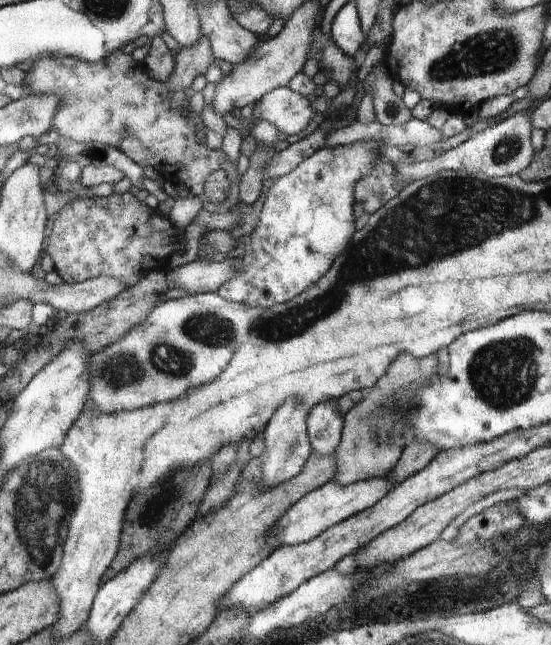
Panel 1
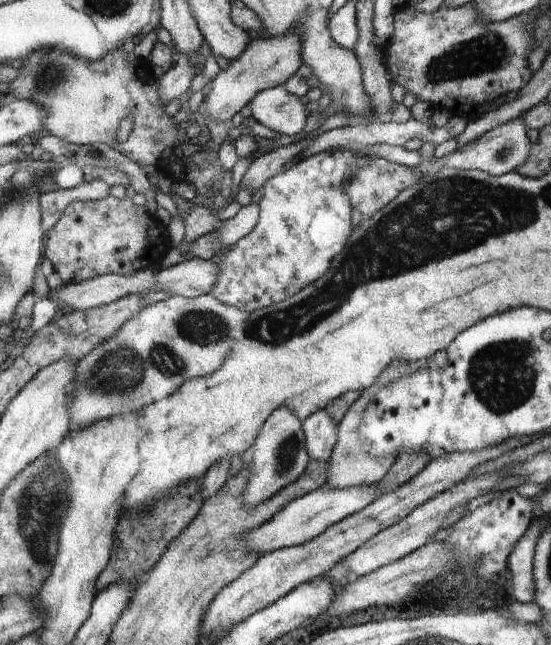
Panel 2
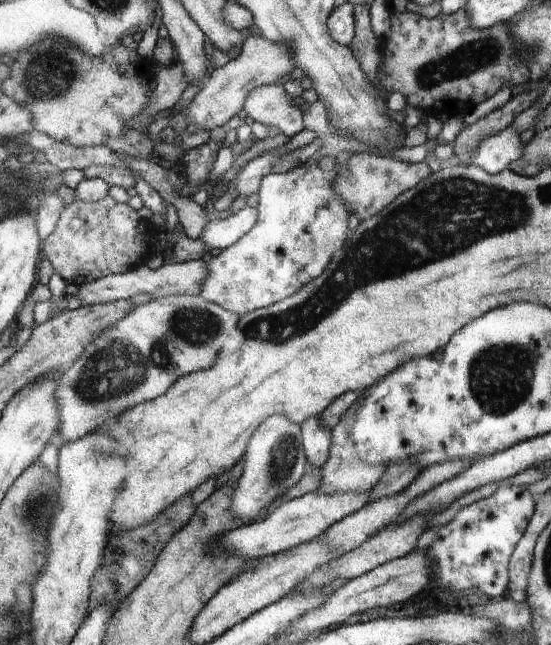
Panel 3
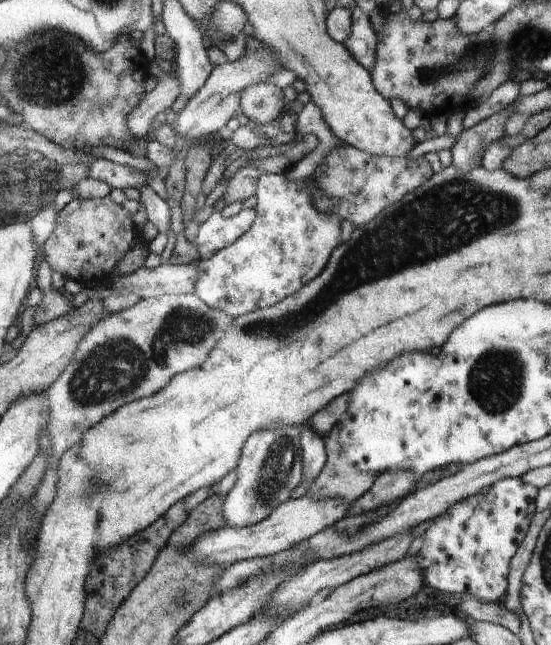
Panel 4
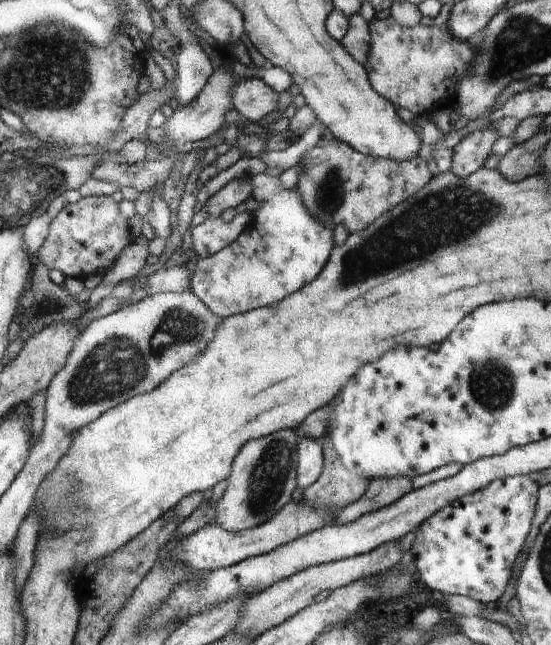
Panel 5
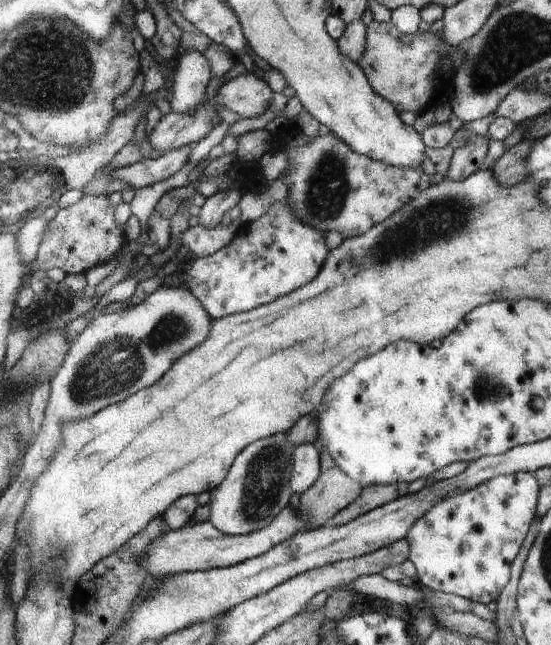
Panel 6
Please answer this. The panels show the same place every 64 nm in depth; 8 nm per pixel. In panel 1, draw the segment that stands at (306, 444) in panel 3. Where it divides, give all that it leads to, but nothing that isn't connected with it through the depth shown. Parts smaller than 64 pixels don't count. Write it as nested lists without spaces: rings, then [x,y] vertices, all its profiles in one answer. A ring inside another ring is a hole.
[[[336,401],[320,402],[310,410],[307,417],[307,434],[310,436],[311,451],[320,456],[335,453],[344,428],[344,417]]]

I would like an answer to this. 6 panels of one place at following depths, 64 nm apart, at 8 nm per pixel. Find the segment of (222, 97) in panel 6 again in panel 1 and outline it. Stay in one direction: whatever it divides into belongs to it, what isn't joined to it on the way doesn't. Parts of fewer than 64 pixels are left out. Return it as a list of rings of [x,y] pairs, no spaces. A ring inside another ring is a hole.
[[[288,87],[268,92],[255,104],[255,110],[258,118],[276,126],[278,132],[294,136],[298,132],[304,132],[317,113],[310,100]]]

